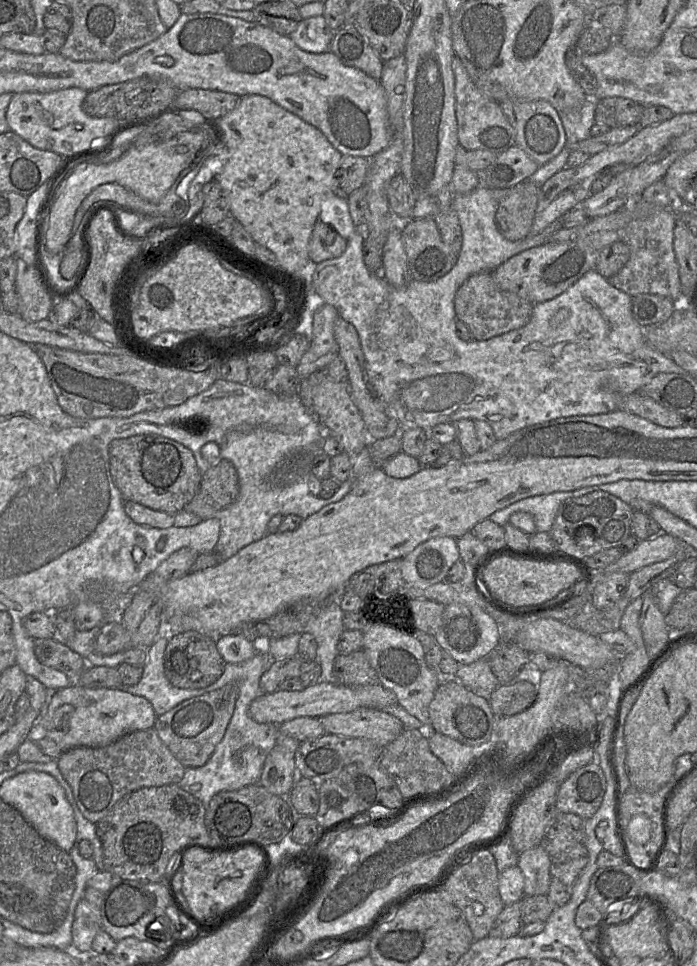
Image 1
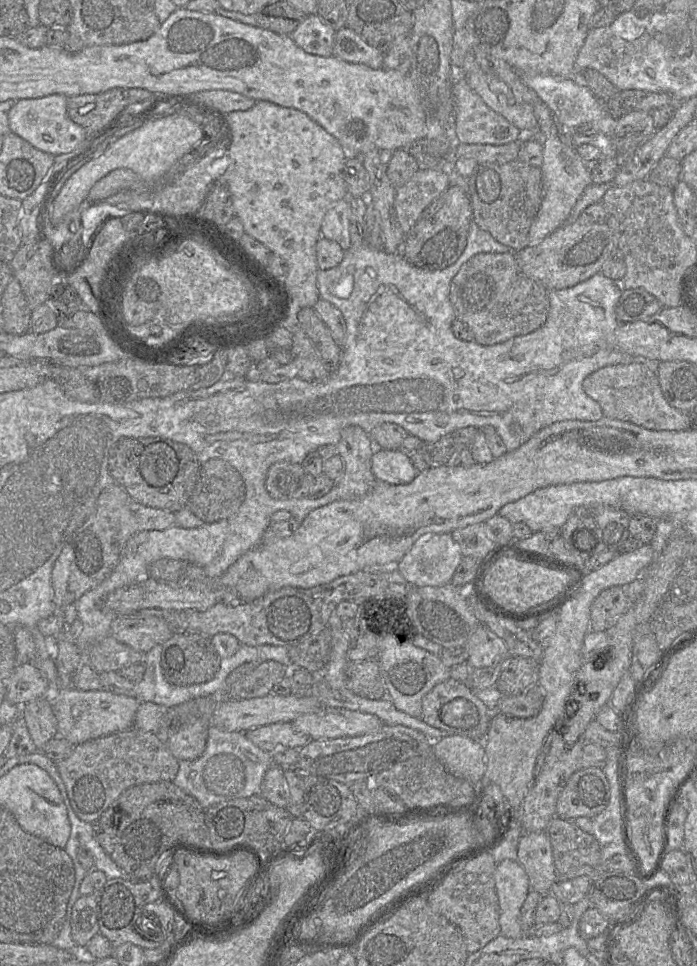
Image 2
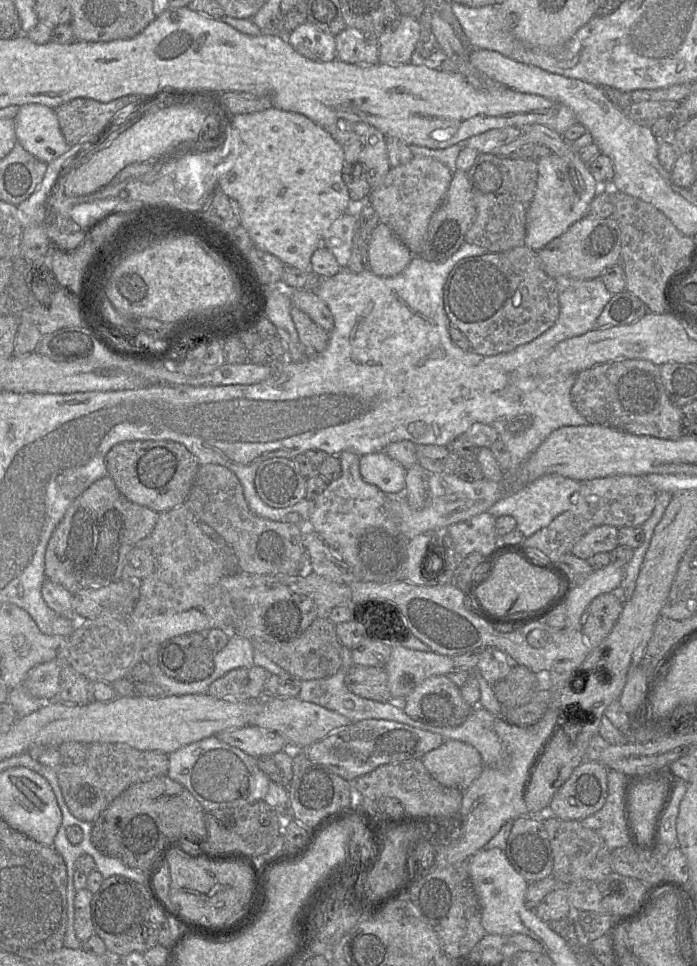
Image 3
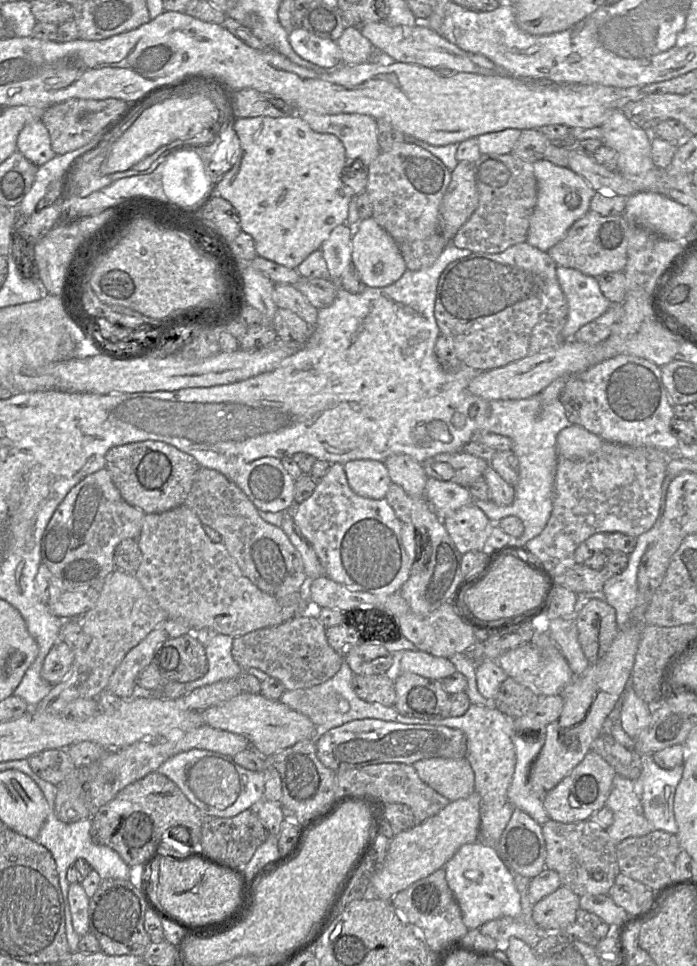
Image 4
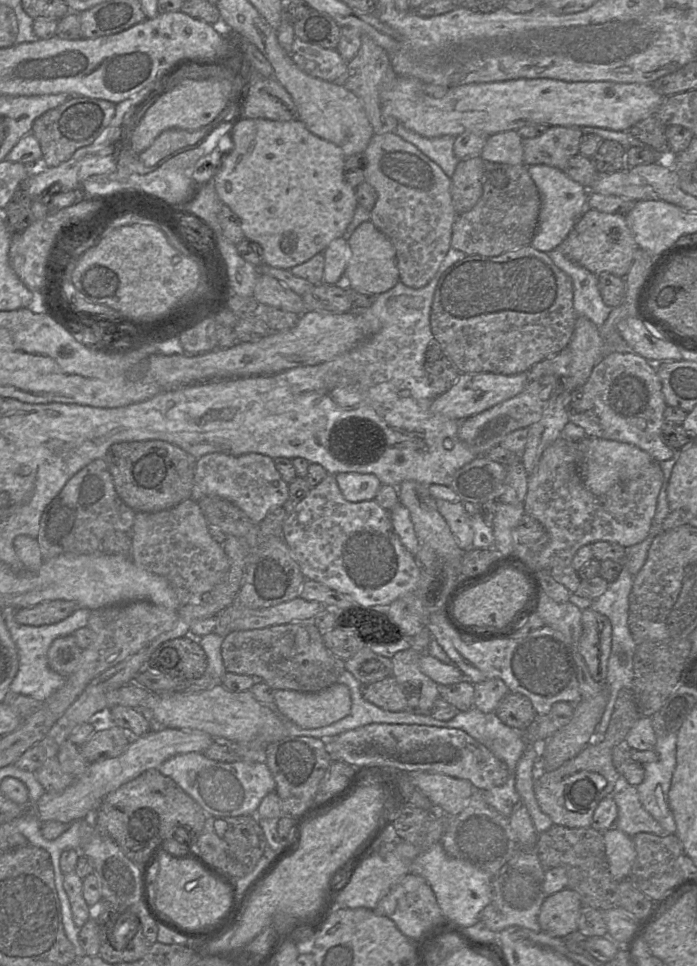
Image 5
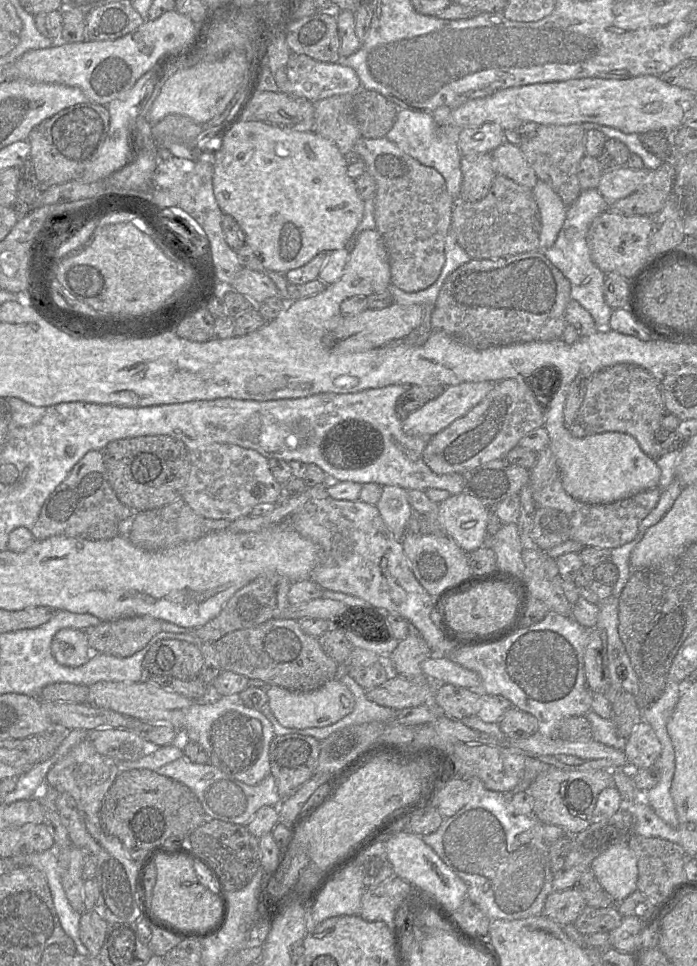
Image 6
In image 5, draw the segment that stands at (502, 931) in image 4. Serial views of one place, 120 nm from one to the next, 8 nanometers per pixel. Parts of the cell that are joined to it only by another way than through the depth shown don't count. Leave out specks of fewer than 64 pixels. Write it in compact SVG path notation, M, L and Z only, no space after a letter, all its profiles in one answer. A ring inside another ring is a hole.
M474 789L466 807L460 814L450 817L448 829L440 840L446 853L450 856L467 861L483 870L490 876L492 886L492 900L480 914L480 920L492 931L499 933L510 926L520 926L534 932L541 931L538 914L541 904L546 898L542 889L545 869L541 865L535 850L524 849L511 828L510 819L489 806L481 791Z

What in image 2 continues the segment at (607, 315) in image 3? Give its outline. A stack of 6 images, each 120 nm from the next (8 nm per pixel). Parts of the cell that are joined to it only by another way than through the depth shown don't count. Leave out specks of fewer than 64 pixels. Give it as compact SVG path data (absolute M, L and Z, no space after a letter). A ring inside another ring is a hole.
M642 288L623 289L615 315L619 323L630 323L651 317L663 308L657 298Z

